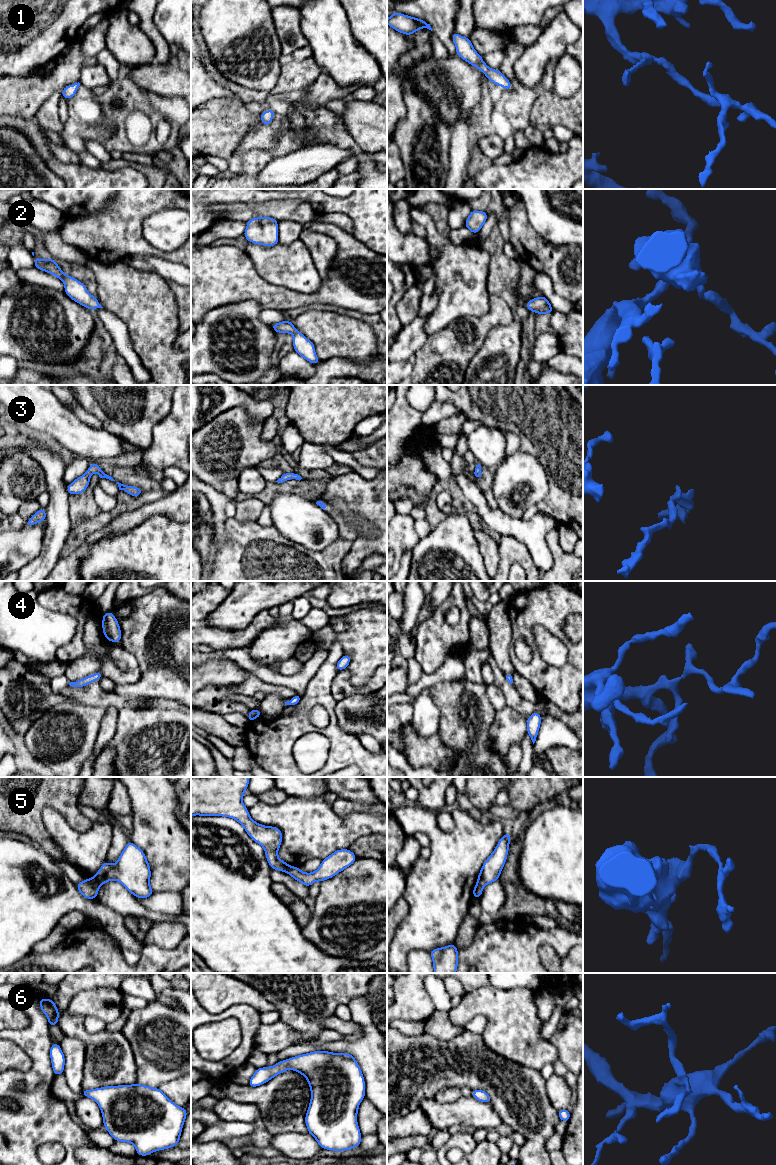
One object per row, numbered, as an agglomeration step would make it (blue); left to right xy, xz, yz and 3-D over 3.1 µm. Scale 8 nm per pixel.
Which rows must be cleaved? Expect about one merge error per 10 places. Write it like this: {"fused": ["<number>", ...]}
{"fused": ["5"]}

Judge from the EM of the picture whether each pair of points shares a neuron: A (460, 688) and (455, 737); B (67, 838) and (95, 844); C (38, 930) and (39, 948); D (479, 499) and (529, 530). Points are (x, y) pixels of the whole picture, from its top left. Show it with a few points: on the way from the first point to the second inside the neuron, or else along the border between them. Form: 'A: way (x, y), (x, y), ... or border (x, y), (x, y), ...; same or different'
A: way (459, 700), (457, 725); same
B: way (74, 844), (88, 844); same
C: border (56, 926), (30, 951); different
D: way (489, 512), (502, 524), (516, 528); same

